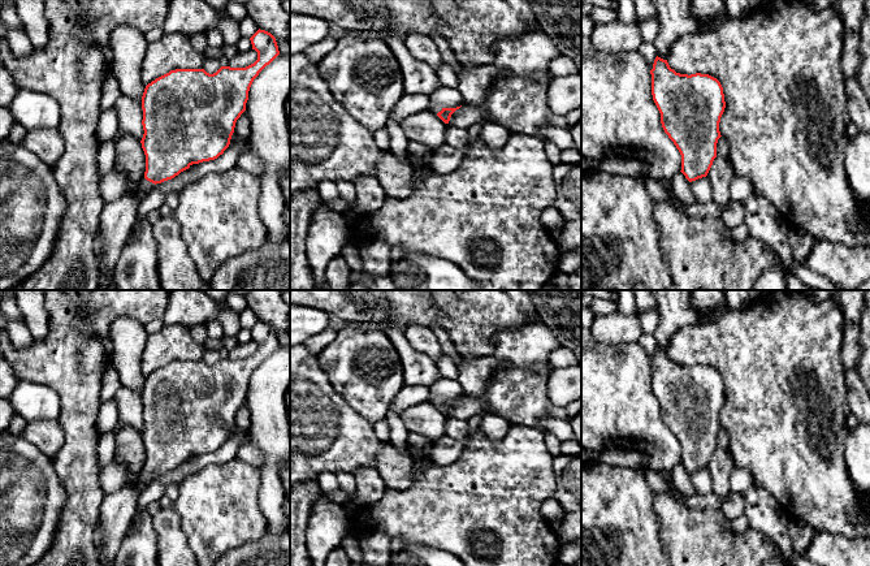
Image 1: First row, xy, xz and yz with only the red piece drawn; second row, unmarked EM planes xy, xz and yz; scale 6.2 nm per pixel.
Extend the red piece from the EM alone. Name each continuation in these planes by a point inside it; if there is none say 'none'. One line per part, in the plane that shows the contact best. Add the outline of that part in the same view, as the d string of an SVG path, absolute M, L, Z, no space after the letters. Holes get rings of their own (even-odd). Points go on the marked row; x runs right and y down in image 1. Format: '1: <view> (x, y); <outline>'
1: xy (117, 219); M146 178L139 183L135 194L125 194L122 198L105 204L100 216L99 236L103 241L101 264L107 268L109 285L103 290L113 290L114 265L118 260L131 229L137 221L140 202L153 189L155 183Z

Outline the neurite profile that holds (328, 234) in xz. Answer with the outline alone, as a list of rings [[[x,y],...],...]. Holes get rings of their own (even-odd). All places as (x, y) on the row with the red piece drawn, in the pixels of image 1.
[[[325,204],[315,208],[306,237],[306,255],[313,275],[315,288],[321,288],[326,265],[341,255],[349,243],[349,229],[341,212]]]

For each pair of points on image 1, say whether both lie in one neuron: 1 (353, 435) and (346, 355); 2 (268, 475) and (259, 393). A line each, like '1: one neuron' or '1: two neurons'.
1: two neurons
2: one neuron

